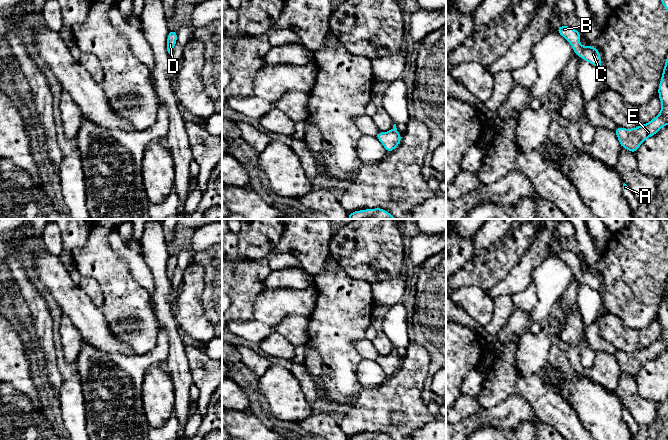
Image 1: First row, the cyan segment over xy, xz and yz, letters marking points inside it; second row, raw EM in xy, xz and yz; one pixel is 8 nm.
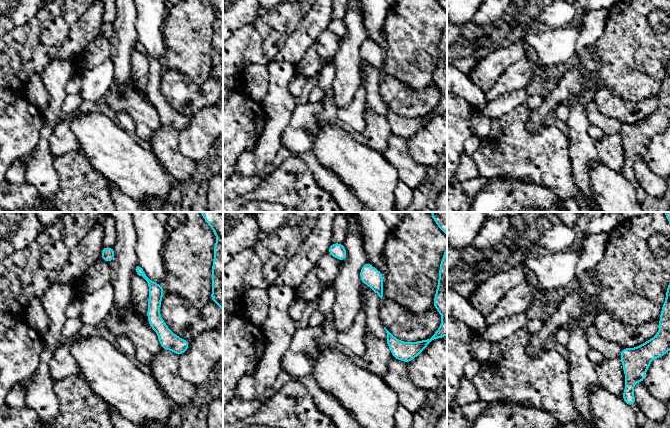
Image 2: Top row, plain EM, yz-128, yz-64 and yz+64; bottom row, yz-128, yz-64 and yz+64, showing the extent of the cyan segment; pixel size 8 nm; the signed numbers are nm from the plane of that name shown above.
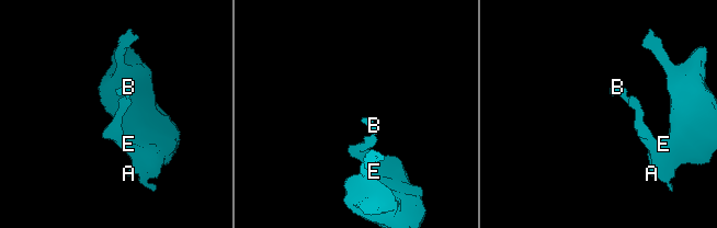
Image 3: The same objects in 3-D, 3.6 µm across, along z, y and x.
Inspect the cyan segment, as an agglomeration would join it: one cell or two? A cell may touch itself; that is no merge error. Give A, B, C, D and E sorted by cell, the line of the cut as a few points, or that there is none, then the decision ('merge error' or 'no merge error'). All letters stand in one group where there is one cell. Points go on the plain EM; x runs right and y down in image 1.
A B C D E | no cut | no merge error

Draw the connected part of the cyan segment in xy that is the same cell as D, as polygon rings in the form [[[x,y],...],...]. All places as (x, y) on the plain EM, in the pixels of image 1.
[[[170,254],[167,260],[167,275],[170,280],[172,279],[175,268],[177,267],[177,260],[176,254]]]

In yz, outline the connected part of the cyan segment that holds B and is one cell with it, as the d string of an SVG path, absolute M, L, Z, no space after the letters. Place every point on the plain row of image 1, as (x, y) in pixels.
M562 249L556 252L556 255L570 267L577 280L601 293L601 279L597 271L581 270L581 258L578 254L567 249Z

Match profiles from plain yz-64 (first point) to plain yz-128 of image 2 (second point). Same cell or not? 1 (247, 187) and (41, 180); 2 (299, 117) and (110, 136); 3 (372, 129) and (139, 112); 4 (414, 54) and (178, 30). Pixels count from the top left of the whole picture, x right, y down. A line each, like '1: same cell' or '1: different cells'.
1: different cells
2: different cells
3: same cell
4: same cell

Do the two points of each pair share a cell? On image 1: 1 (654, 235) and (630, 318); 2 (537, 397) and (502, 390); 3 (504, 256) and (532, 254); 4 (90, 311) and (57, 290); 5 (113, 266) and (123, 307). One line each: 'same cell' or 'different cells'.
1: same cell
2: same cell
3: different cells
4: same cell
5: same cell

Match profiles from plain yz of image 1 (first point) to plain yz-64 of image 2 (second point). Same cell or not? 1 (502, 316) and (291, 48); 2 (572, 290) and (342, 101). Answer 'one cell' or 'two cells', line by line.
1: two cells
2: one cell

